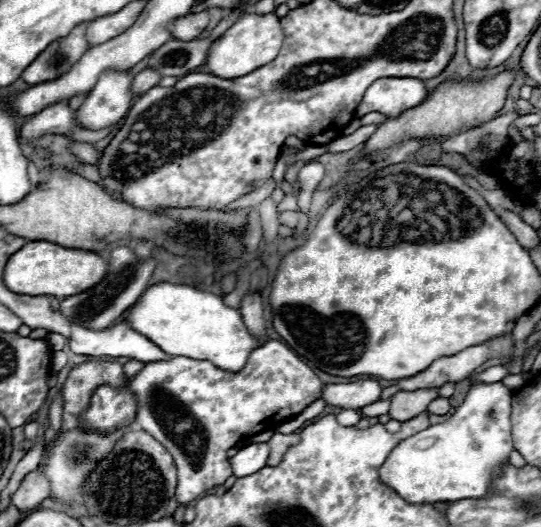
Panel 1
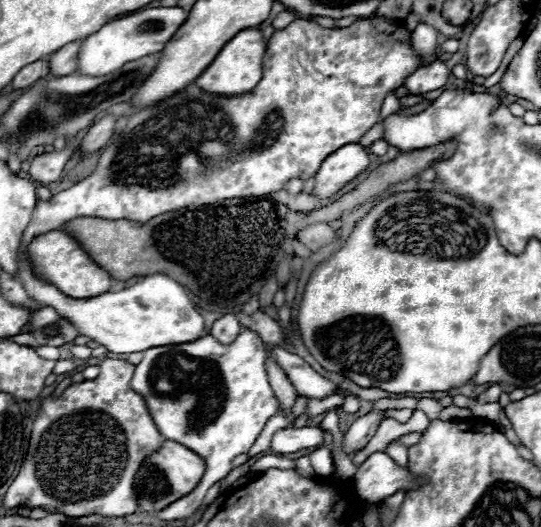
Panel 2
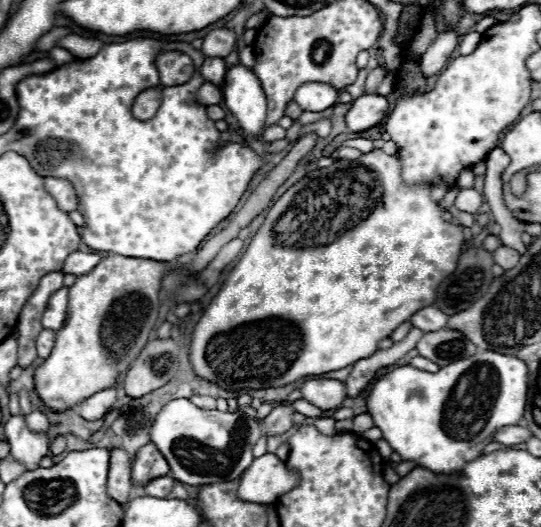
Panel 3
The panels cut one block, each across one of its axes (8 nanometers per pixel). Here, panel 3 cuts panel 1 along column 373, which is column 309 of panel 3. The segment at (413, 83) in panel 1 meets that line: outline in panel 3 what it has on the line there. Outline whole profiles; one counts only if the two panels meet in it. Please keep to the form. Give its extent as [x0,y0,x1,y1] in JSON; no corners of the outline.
[294,84,338,112]

